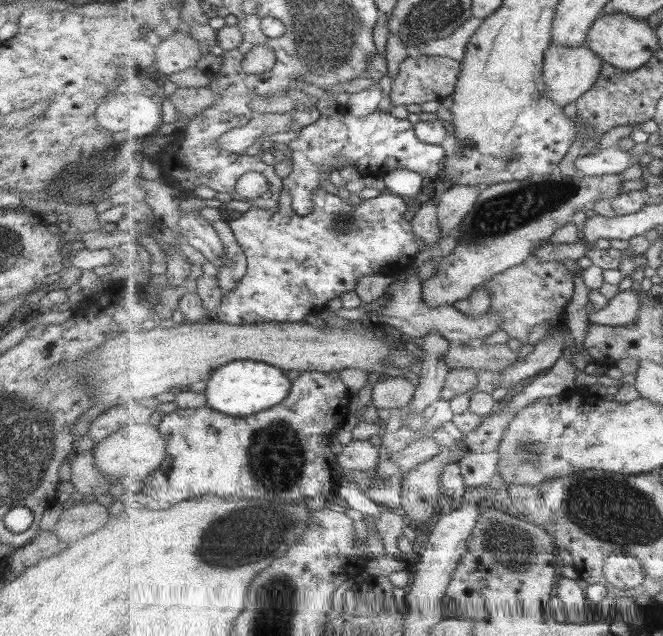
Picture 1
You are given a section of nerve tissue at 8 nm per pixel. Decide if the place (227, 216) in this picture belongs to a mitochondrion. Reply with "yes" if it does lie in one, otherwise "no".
no

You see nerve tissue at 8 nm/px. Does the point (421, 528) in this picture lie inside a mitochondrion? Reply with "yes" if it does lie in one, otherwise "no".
no

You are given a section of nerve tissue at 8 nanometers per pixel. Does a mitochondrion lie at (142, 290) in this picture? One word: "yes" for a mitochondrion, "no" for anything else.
no

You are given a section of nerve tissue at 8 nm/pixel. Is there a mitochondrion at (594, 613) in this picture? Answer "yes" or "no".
no

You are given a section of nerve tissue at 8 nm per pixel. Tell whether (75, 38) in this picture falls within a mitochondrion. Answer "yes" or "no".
no

